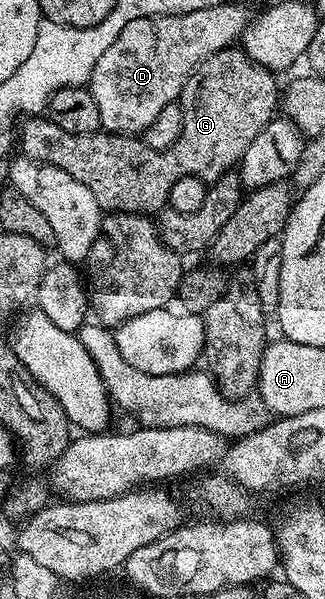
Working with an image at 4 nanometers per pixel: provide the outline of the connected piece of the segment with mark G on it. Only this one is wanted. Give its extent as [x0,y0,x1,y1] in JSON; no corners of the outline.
[19,48,278,215]

